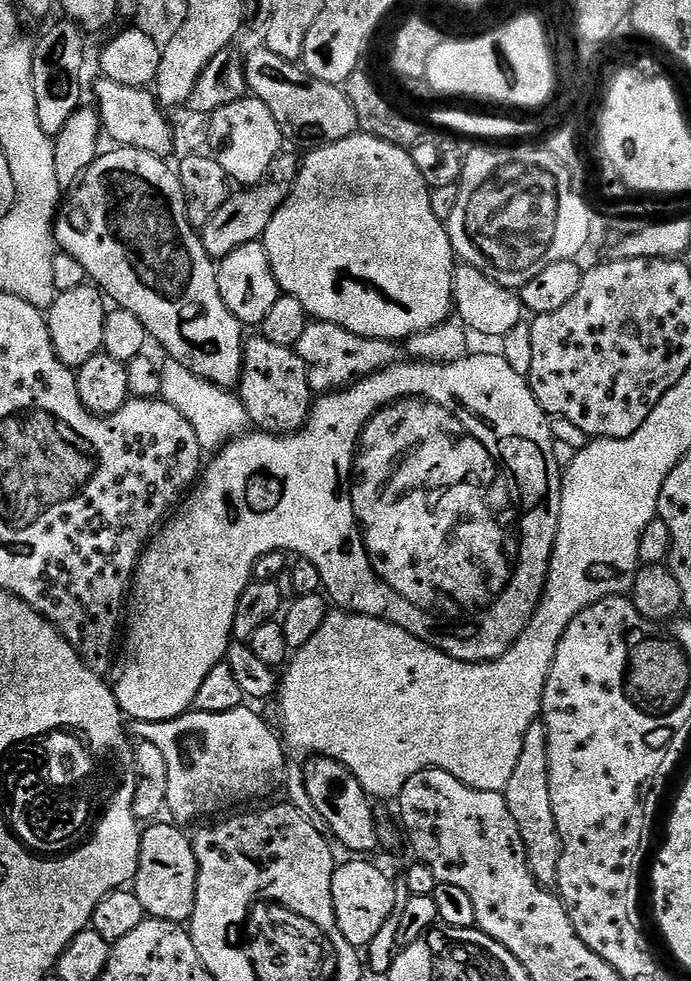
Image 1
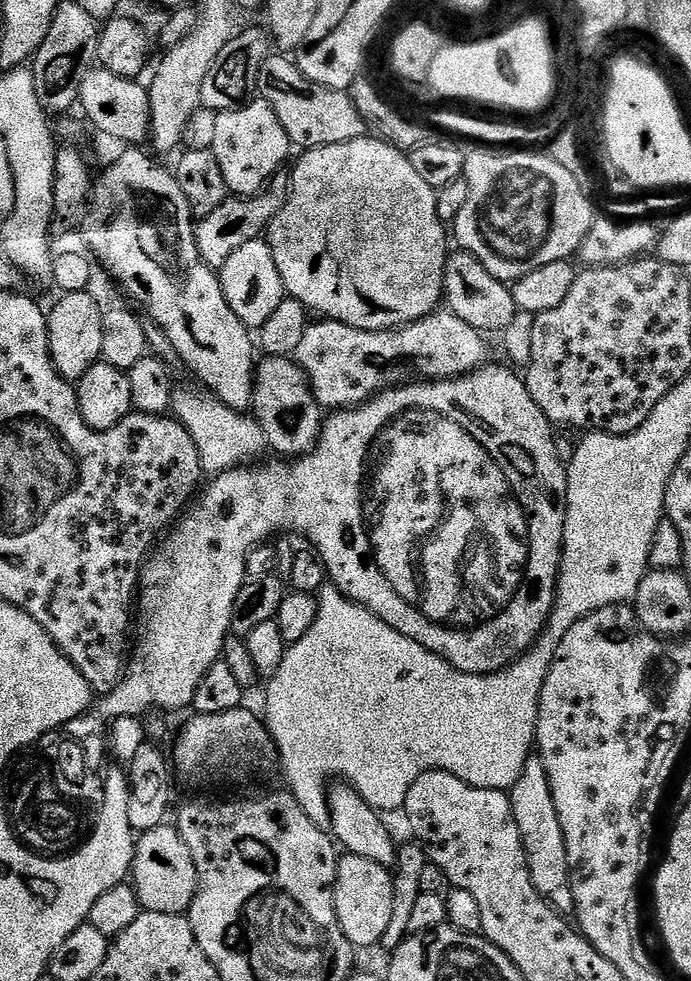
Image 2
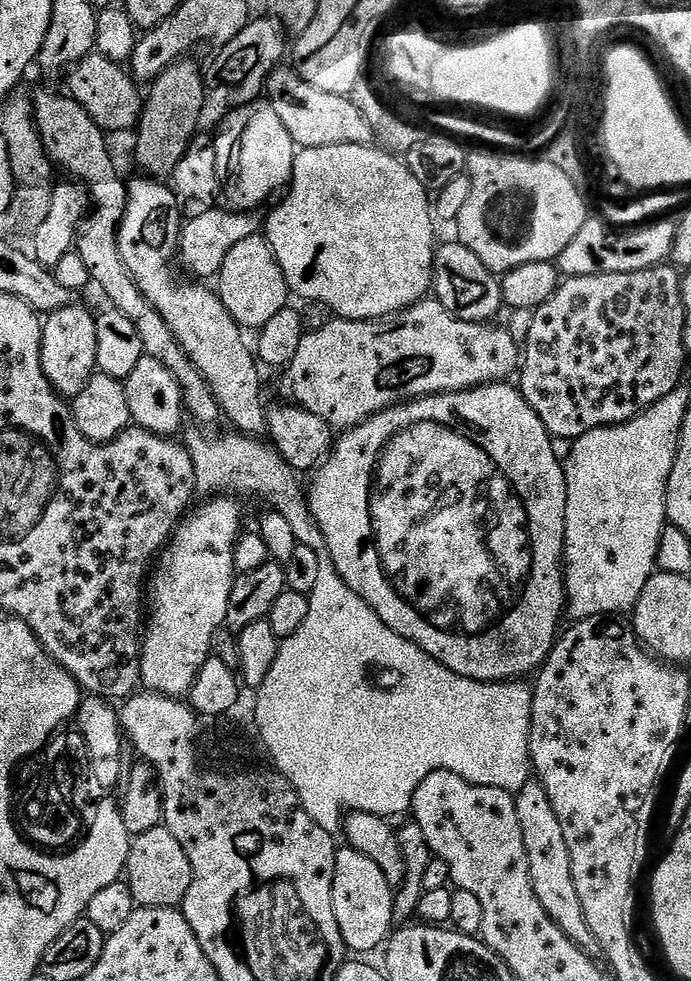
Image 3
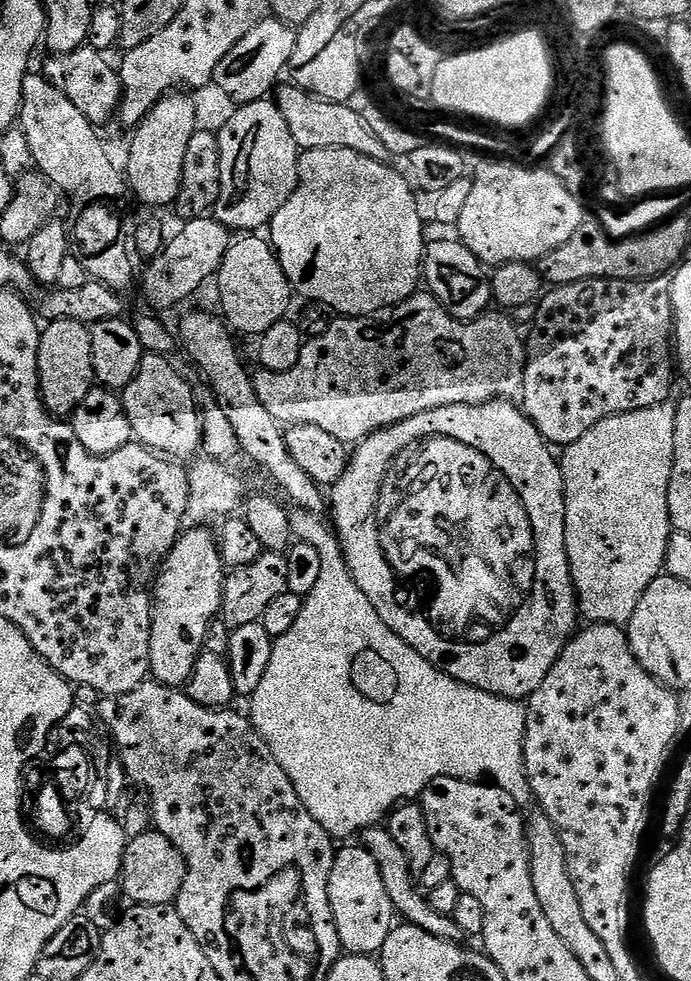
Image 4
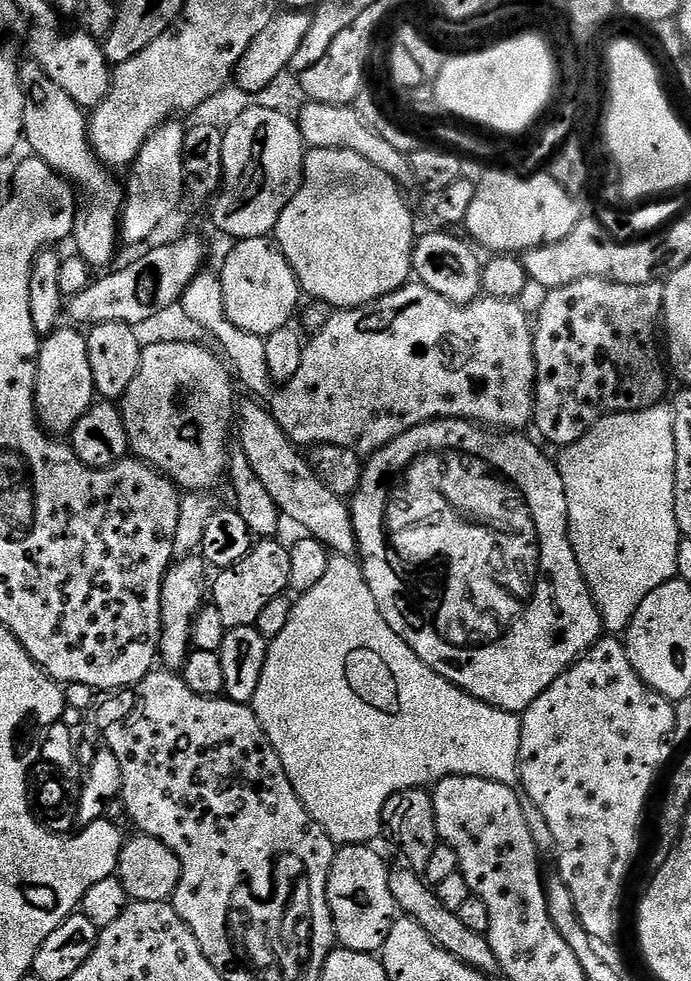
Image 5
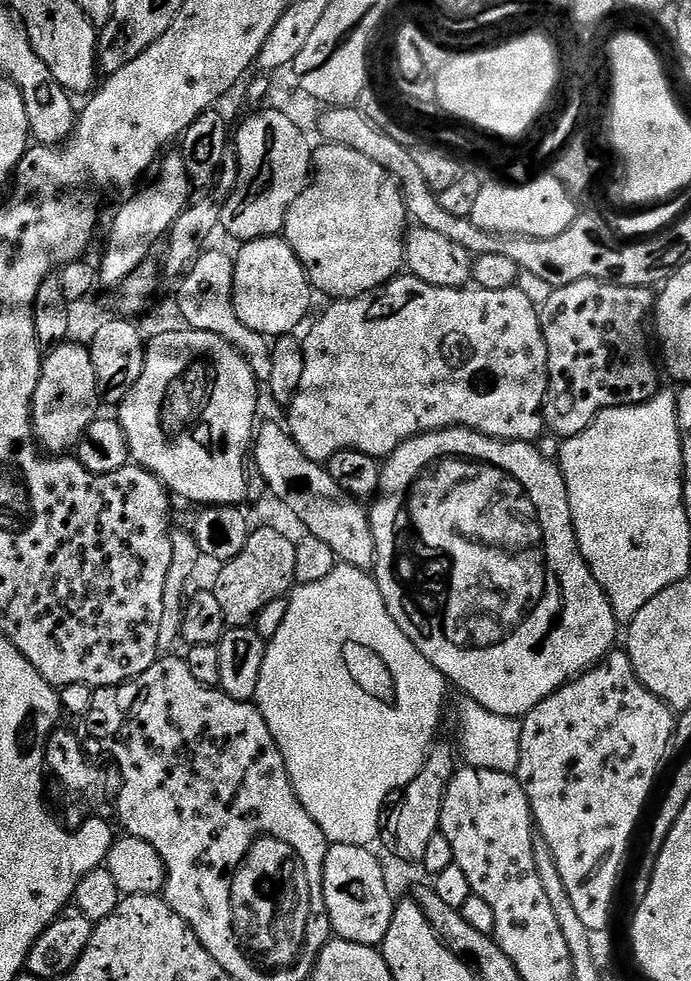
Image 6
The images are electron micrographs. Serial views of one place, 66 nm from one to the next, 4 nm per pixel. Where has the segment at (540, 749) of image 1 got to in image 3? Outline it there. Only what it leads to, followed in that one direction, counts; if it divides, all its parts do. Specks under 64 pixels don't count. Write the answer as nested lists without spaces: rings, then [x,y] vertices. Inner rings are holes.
[[[529,779],[527,786],[515,793],[518,810],[518,826],[522,826],[522,842],[526,846],[526,858],[530,866],[530,882],[542,910],[560,927],[562,934],[570,938],[583,952],[596,958],[601,955],[598,938],[586,922],[582,910],[582,901],[578,898],[578,889],[574,887],[574,870],[570,870],[570,850],[566,850],[566,838],[562,835],[562,825],[558,823],[558,814],[550,806],[550,798],[539,779]]]

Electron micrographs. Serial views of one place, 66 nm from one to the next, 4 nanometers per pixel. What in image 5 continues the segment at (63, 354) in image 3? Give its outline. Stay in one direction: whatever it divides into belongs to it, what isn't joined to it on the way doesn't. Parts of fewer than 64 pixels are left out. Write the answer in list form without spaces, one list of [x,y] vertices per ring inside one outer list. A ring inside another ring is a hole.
[[[61,326],[43,337],[40,357],[36,360],[36,410],[41,425],[52,434],[71,433],[72,427],[88,413],[98,396],[90,370],[88,337],[79,327],[68,327],[72,328]]]

